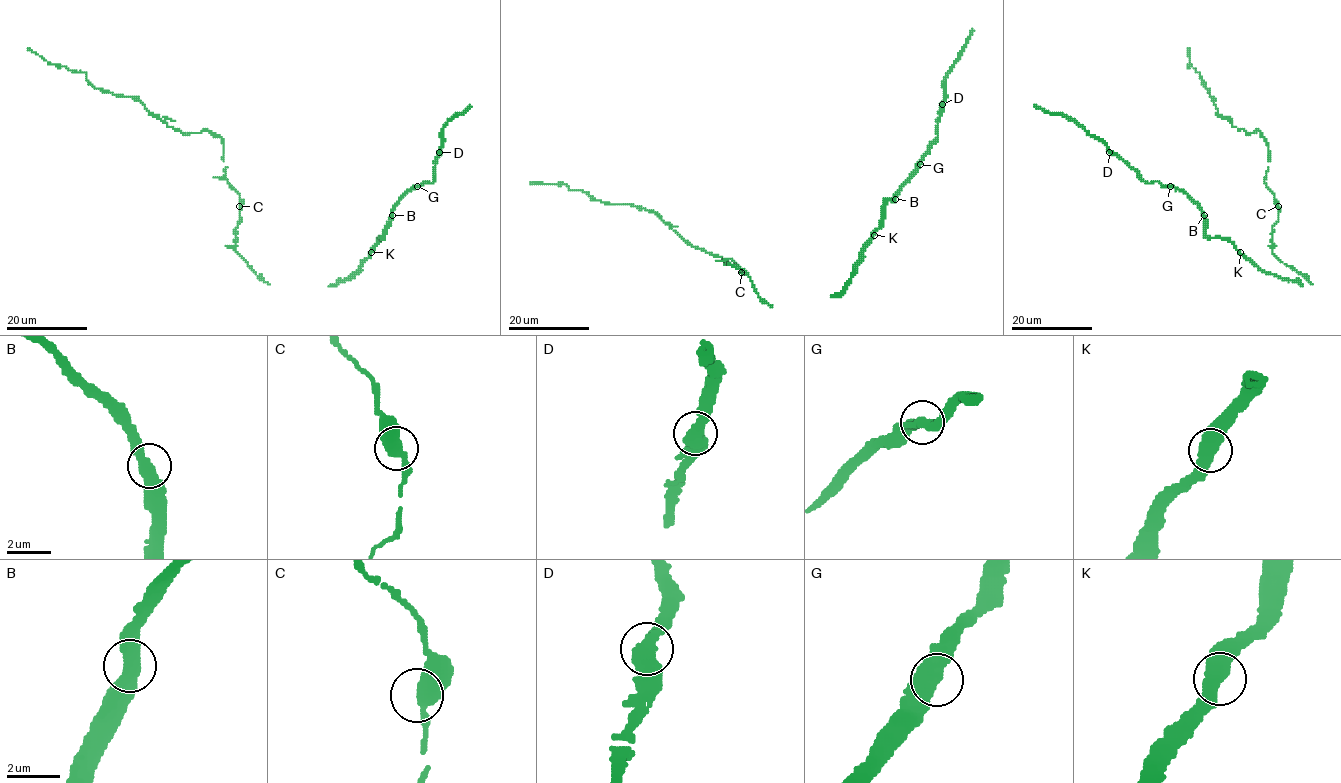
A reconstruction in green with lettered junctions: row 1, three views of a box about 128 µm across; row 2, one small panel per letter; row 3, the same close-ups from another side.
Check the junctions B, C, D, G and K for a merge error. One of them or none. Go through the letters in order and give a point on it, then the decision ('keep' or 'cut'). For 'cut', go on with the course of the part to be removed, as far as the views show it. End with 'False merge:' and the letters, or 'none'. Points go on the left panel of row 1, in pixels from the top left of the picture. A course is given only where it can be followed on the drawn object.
B: at (392, 215); keep
C: at (239, 206); keep
D: at (439, 152); keep
G: at (417, 186); keep
K: at (371, 252); keep
False merge: none

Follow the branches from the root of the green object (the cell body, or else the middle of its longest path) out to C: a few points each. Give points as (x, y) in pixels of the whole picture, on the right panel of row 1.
C: (1311, 282), (1273, 253), (1273, 226), (1279, 217), (1278, 206)

